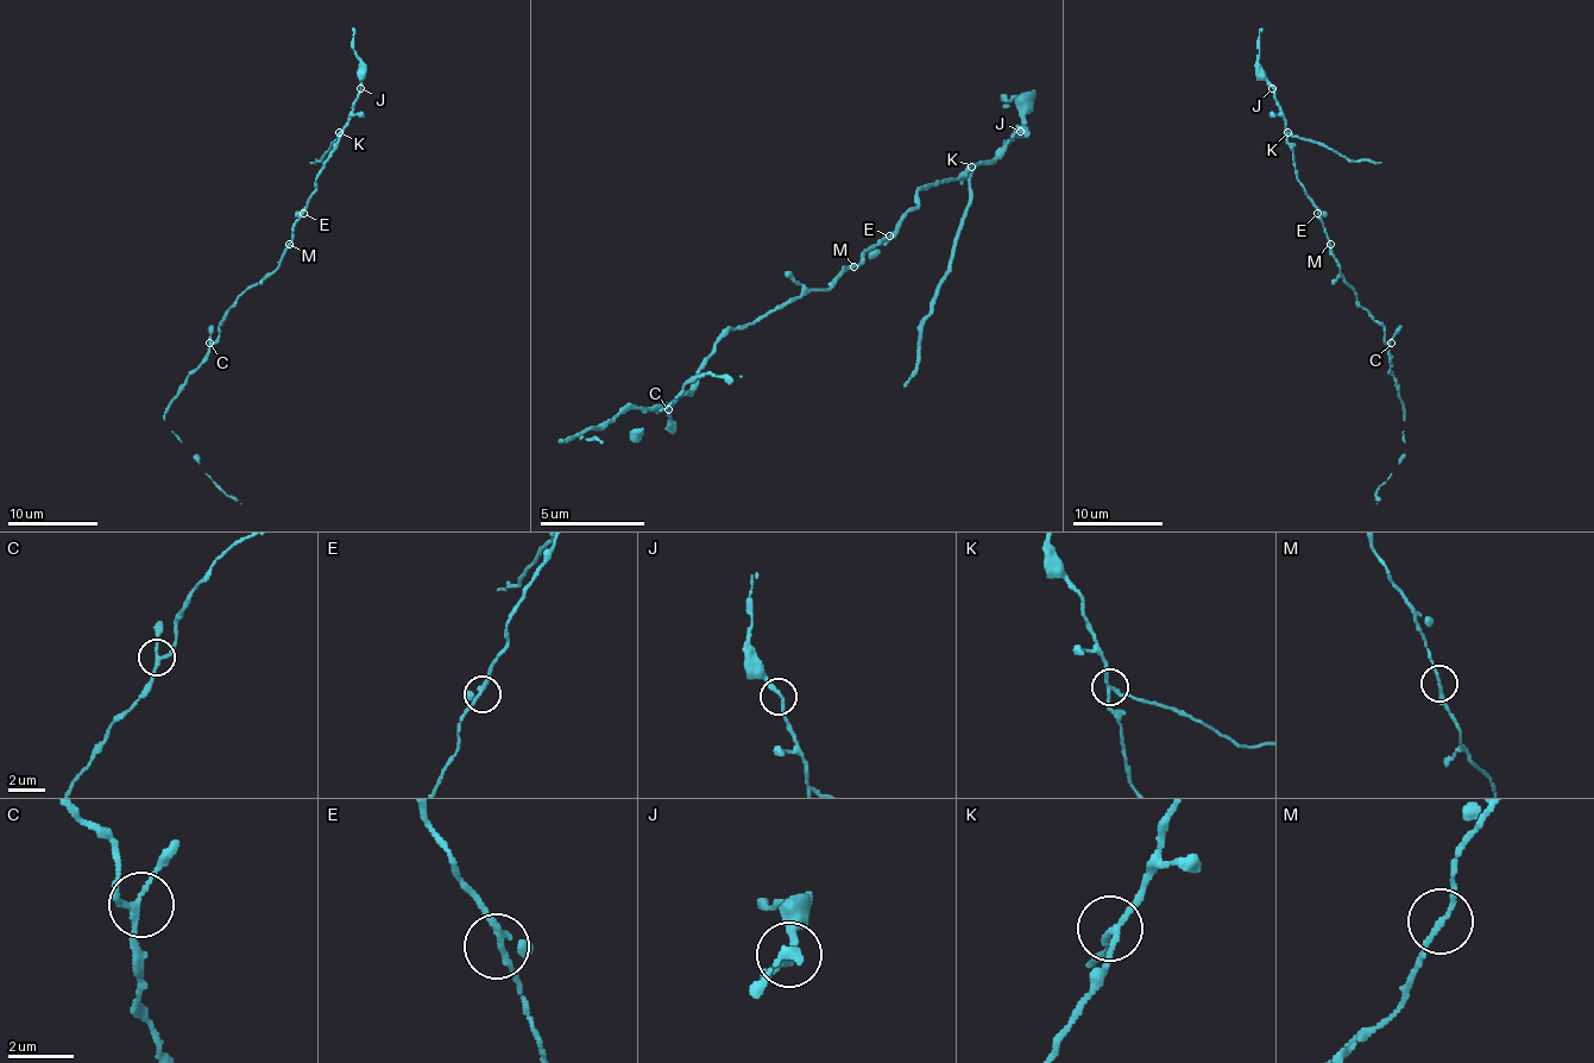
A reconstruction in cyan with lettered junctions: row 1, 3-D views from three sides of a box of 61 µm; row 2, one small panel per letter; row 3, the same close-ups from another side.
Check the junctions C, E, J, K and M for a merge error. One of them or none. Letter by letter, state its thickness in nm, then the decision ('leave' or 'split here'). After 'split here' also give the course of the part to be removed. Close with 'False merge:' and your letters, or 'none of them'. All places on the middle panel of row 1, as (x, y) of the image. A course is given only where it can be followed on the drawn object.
C: 160 nm | leave
E: 160 nm | leave
J: 180 nm | leave
K: 170 nm | split here | (974, 168), (952, 262), (920, 325), (920, 362), (905, 388)
M: 150 nm | leave
False merge: K

